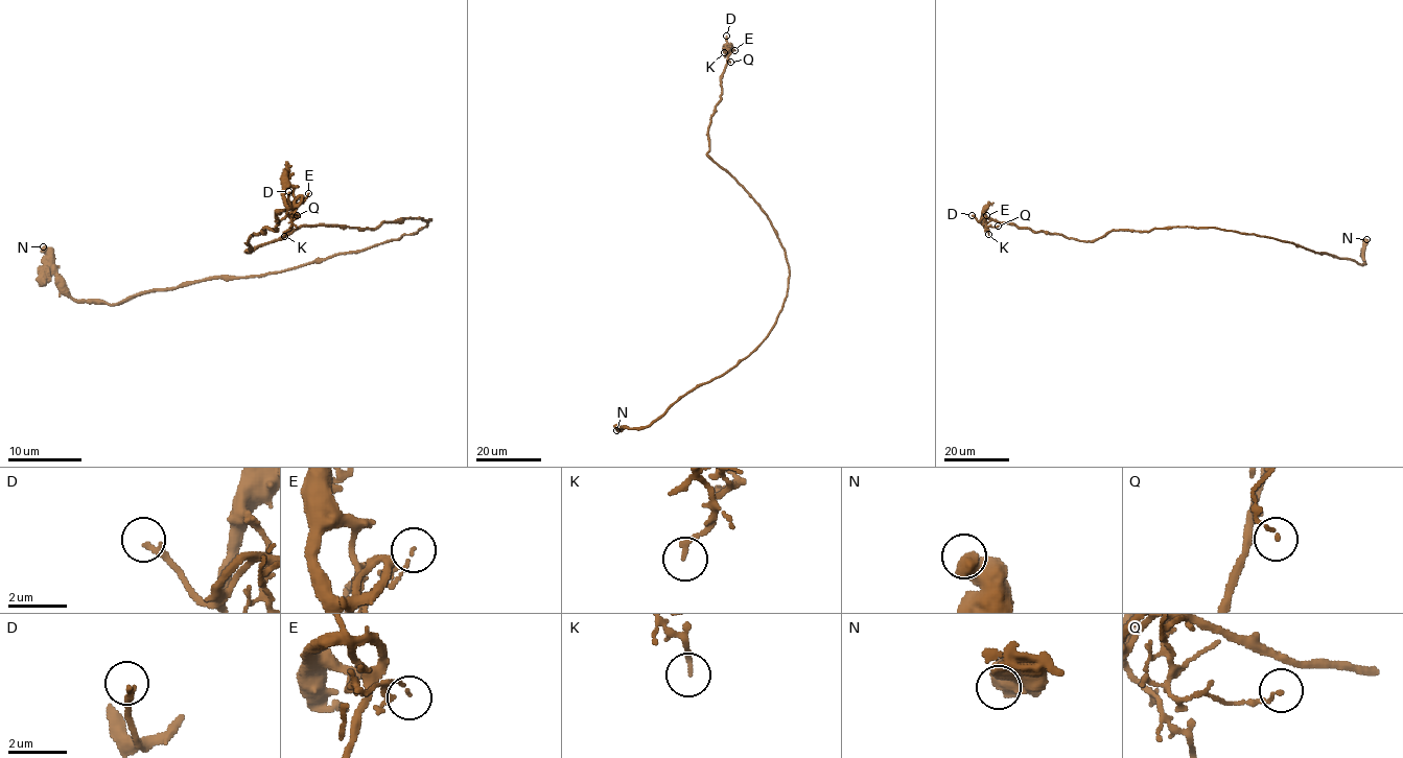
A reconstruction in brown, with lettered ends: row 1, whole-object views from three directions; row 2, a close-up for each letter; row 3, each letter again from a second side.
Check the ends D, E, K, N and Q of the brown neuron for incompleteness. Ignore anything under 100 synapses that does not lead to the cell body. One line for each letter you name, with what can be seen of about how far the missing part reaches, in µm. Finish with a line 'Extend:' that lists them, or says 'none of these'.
D: Missing length about 30 µm
Extend: D

